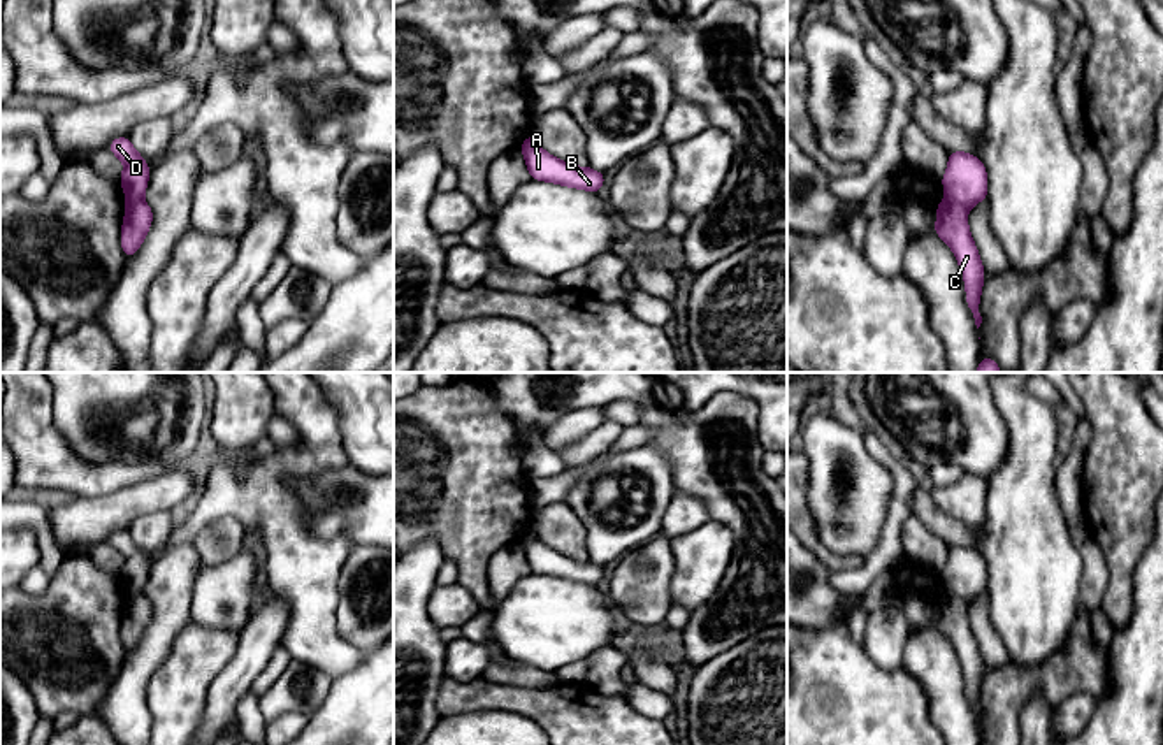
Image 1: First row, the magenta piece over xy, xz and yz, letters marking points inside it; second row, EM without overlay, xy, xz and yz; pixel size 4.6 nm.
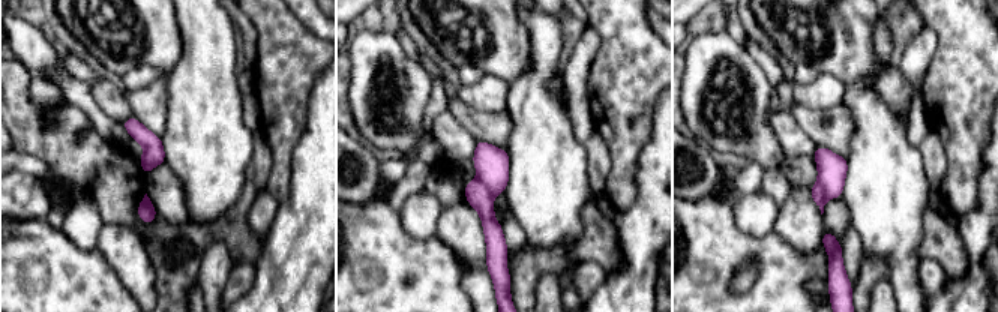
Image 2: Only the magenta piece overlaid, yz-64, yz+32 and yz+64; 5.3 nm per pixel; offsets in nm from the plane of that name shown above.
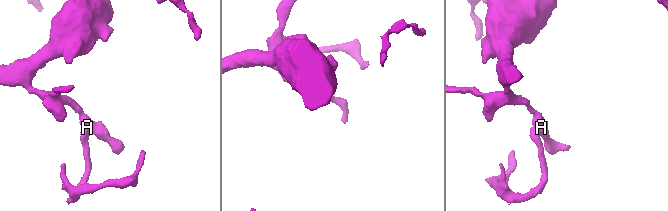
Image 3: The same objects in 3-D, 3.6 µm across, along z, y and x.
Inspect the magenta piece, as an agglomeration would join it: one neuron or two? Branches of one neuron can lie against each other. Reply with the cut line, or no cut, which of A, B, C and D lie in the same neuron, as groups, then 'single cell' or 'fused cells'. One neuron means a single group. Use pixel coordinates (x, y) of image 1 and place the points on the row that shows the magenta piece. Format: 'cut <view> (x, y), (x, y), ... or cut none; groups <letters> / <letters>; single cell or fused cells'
cut yz (947, 197), (967, 209); groups A B D / C; fused cells

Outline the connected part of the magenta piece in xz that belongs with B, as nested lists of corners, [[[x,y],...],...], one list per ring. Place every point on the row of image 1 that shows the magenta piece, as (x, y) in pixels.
[[[520,146],[531,179],[550,181],[585,192],[599,192],[604,184],[604,174],[587,167],[573,167],[552,156],[539,146]]]

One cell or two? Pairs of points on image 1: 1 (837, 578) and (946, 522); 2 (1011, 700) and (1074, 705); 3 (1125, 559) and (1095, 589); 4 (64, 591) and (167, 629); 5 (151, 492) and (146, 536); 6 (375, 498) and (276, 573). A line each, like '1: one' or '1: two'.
1: two
2: two
3: two
4: two
5: two
6: two

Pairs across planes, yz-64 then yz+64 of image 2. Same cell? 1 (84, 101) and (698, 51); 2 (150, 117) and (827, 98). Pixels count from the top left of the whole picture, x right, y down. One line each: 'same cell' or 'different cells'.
1: different cells
2: same cell

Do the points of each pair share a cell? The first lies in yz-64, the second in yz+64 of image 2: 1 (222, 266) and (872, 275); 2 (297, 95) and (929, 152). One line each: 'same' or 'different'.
1: different
2: different

